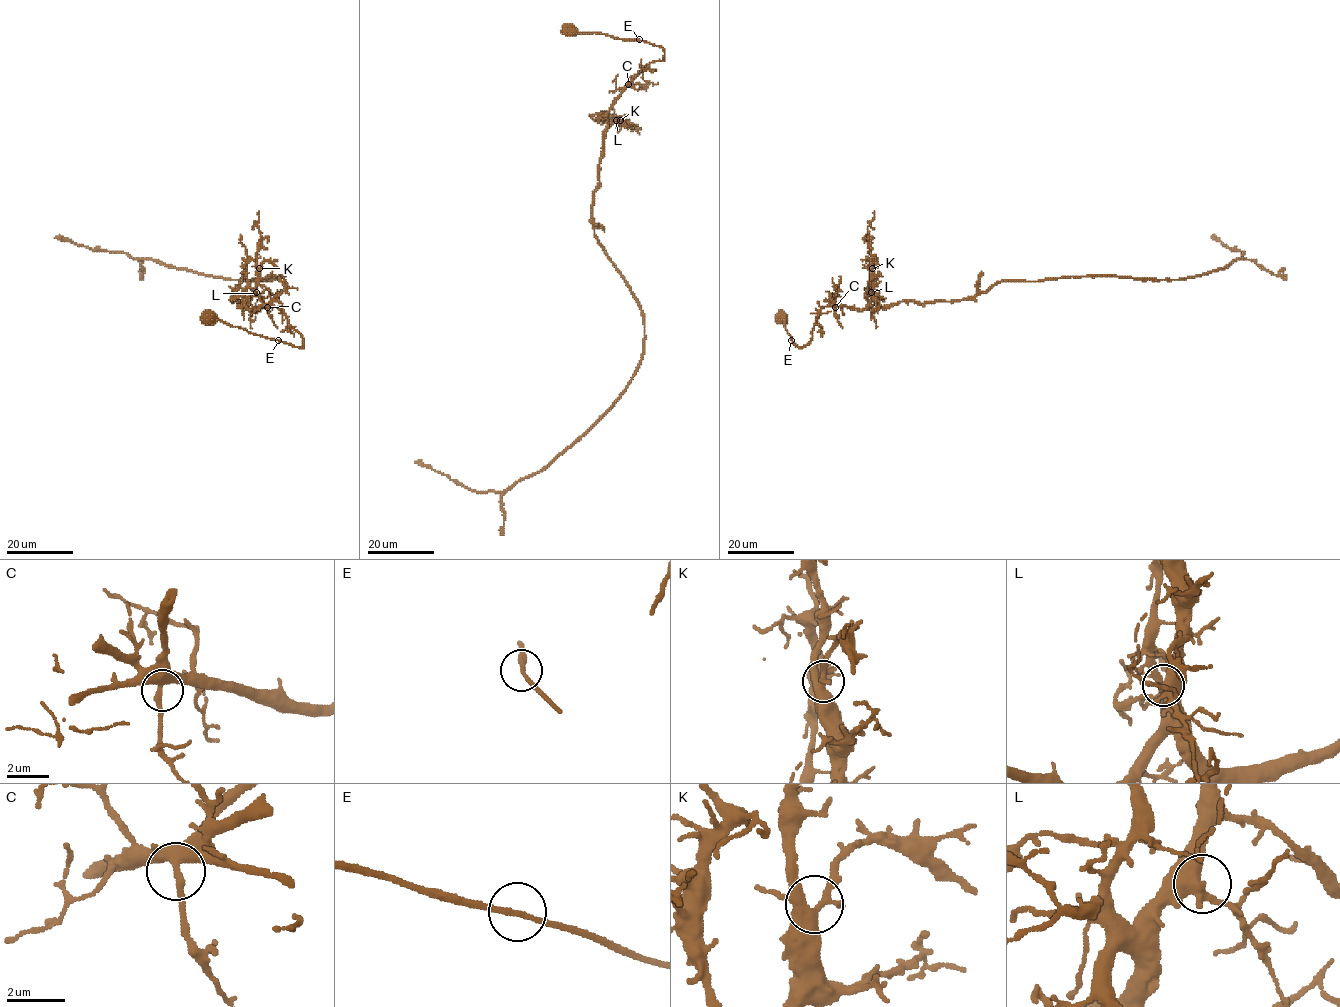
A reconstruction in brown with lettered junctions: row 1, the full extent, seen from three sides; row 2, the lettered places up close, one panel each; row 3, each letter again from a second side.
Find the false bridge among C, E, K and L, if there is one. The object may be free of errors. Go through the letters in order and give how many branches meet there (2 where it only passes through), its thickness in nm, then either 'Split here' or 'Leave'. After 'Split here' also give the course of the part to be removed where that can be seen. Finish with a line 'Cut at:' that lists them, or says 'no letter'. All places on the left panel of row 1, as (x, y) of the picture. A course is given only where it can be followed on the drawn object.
C: Branches: 3. Thickness 360 nm. Leave
E: Branches: 2. Thickness 170 nm. Leave
K: Branches: 3. Thickness 400 nm. Leave
L: Branches: 2. Thickness 480 nm. Leave
Cut at: no letter

